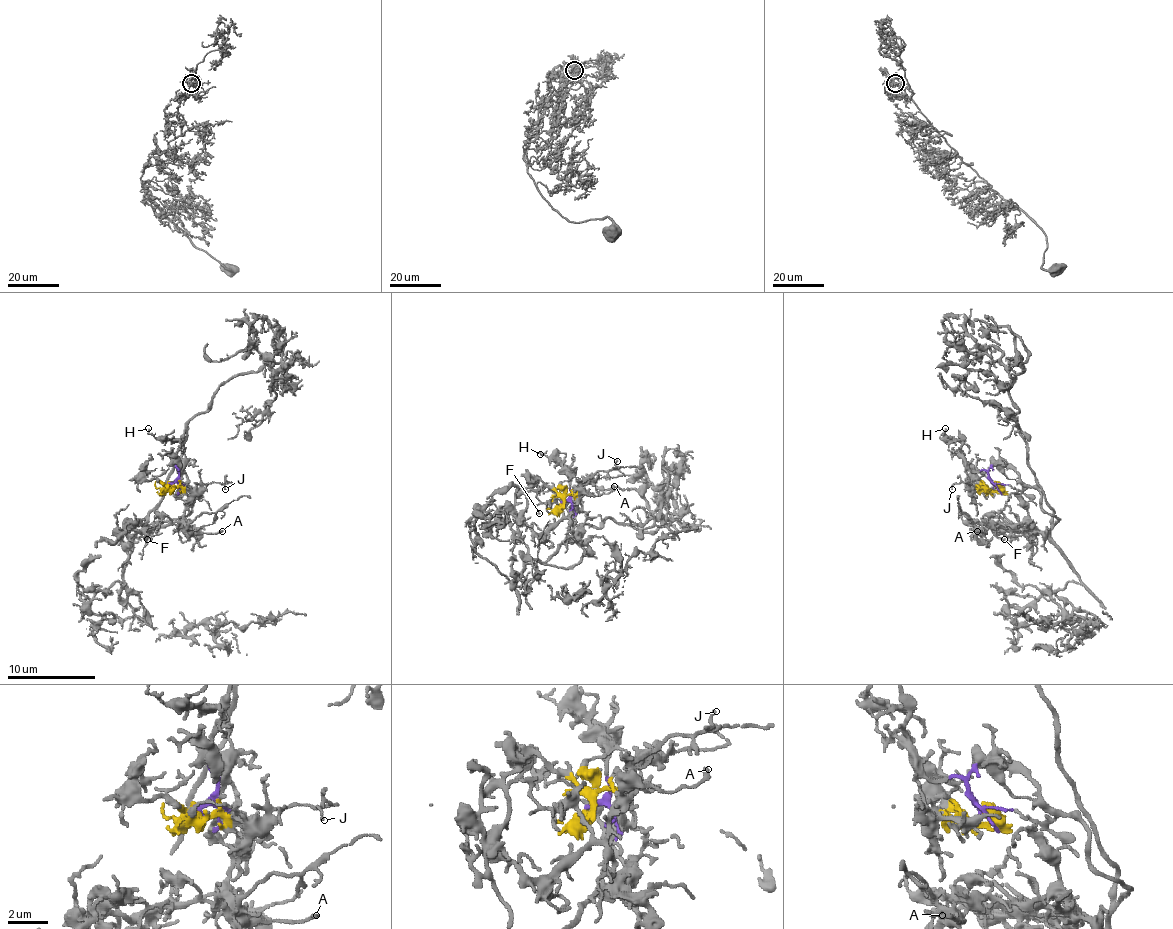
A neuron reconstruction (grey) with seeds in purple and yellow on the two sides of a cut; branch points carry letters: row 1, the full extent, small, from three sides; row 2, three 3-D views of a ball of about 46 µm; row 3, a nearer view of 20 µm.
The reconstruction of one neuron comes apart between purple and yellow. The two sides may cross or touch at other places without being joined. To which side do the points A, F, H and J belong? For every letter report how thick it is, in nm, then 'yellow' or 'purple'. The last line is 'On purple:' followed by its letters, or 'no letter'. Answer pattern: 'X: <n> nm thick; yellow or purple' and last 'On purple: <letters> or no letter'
A: 130 nm thick; purple
F: 150 nm thick; purple
H: 90 nm thick; purple
J: 110 nm thick; yellow
On purple: A, F, H

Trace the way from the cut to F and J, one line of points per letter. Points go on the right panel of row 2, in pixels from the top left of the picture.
F: (994, 483), (1014, 487), (1018, 483), (1025, 503), (1027, 516), (1009, 525), (1022, 531), (983, 525), (1005, 540)
J: (994, 483), (992, 489), (972, 487), (967, 483), (956, 483), (952, 489)

